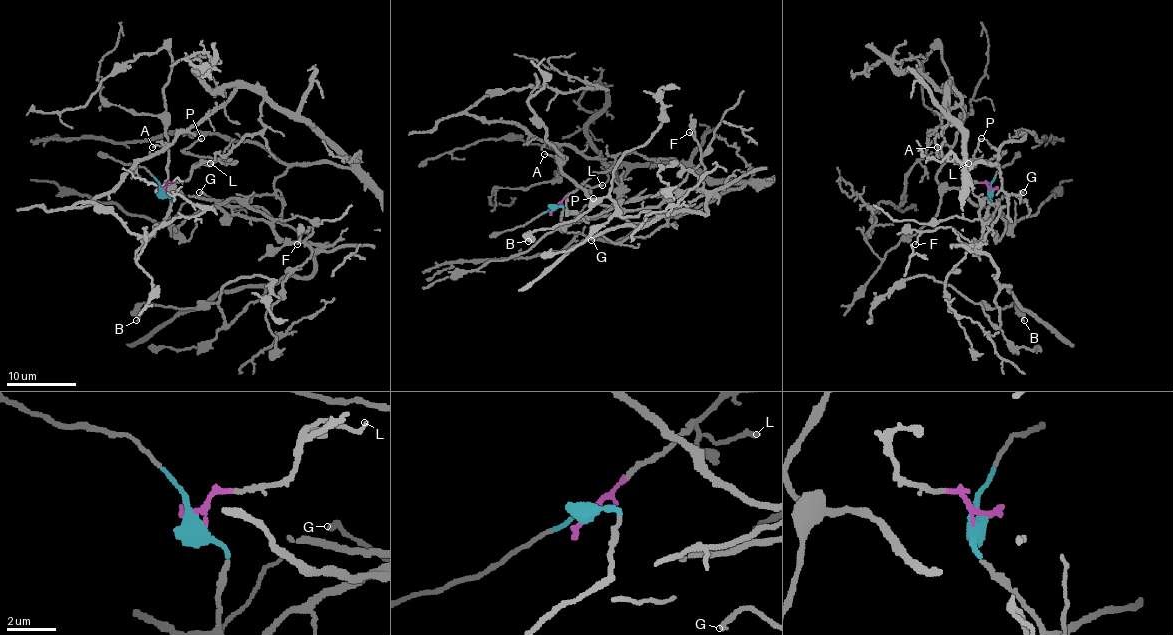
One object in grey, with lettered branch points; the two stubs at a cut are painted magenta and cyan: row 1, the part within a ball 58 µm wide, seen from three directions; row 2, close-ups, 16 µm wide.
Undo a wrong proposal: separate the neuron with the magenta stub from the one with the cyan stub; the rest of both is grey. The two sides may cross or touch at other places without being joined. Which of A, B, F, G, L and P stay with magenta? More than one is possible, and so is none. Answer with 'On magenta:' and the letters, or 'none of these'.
On magenta: G, L, P

